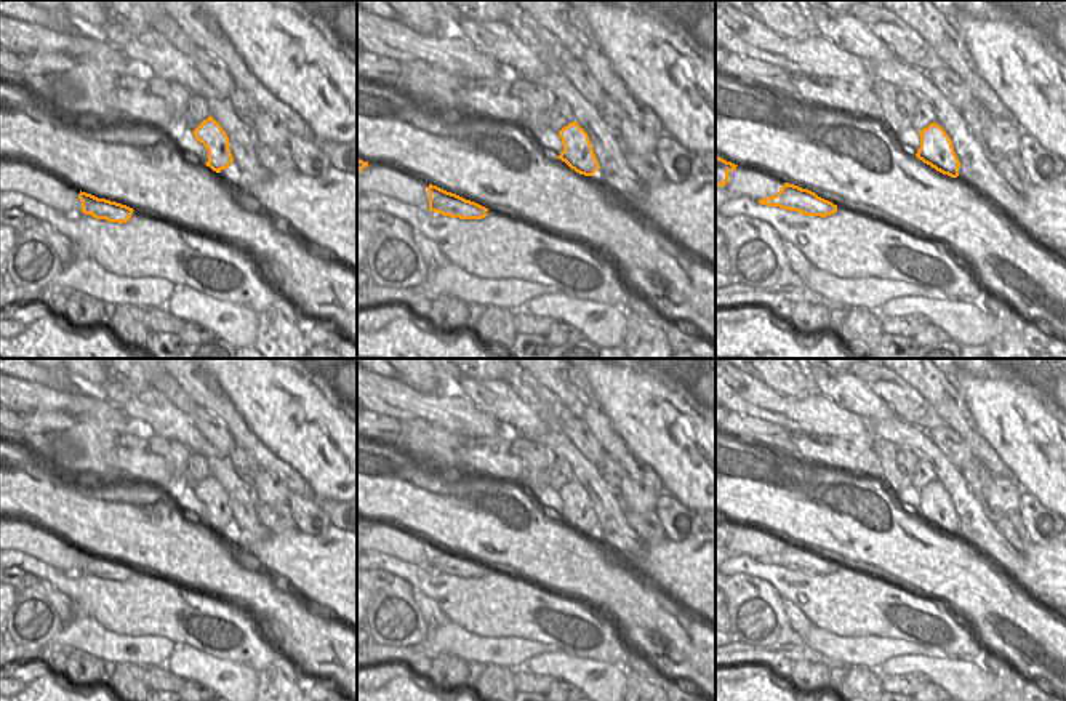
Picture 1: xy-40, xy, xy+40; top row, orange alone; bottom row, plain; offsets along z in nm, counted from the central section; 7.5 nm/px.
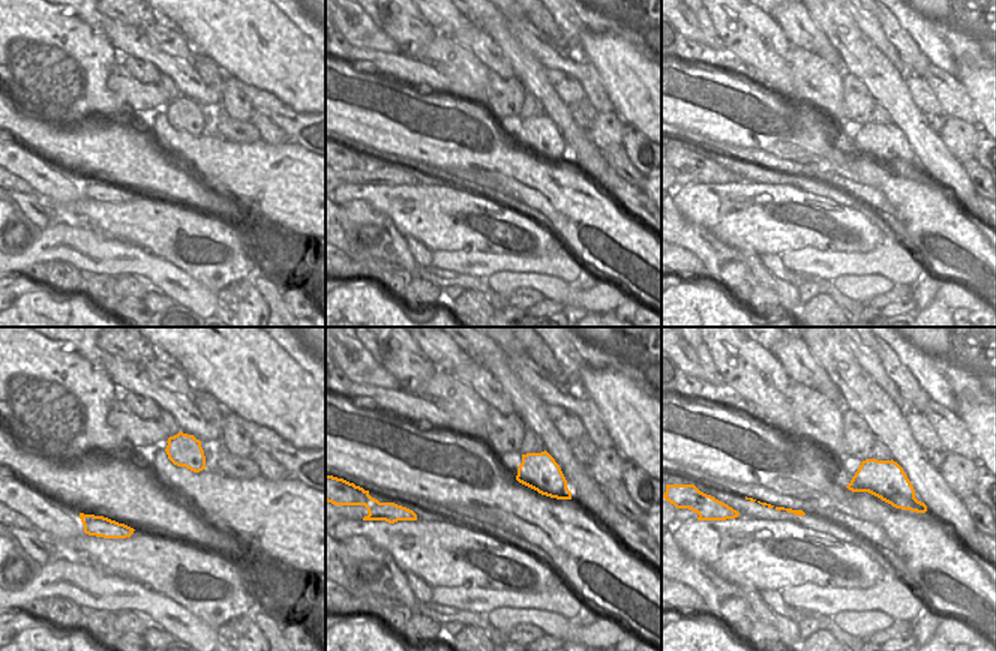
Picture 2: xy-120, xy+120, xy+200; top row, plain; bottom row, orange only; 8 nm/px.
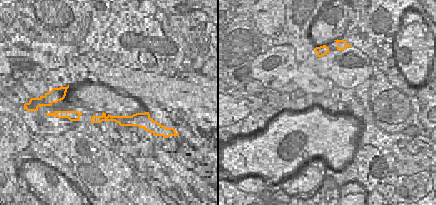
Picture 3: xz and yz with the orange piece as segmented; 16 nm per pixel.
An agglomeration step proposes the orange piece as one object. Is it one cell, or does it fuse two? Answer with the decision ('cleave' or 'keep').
cleave

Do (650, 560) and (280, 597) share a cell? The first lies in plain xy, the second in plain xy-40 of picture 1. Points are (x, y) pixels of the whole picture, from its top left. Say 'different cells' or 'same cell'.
different cells

